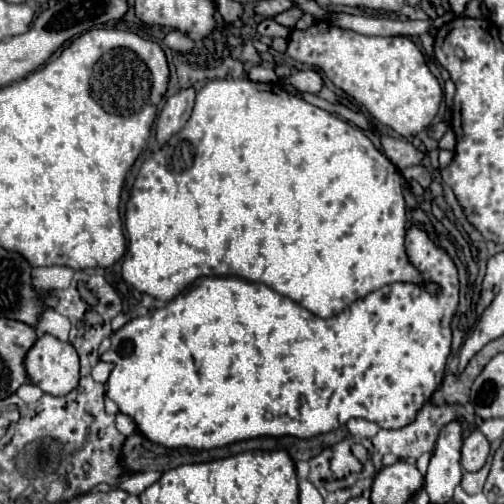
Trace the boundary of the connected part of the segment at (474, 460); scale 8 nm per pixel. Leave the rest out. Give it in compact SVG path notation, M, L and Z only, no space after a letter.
M476 428L462 444L462 468L466 472L478 472L490 454L490 444L486 436Z

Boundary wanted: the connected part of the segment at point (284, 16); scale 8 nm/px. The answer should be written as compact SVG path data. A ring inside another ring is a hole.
M294 4L294 8L290 8L290 10L286 10L286 12L282 12L282 14L278 14L278 16L274 16L274 20L278 22L278 24L282 24L282 26L288 26L288 28L294 28L294 24L300 20L304 16L304 12Z

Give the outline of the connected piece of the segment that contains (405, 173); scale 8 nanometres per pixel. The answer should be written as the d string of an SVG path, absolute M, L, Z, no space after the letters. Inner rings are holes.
M410 166L401 171L403 178L406 181L415 180L423 188L428 188L430 186L430 172L424 168L424 166Z

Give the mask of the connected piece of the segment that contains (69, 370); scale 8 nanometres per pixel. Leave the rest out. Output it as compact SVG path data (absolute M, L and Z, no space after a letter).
M44 334L26 354L26 372L30 382L46 394L66 396L78 386L80 360L70 342Z

